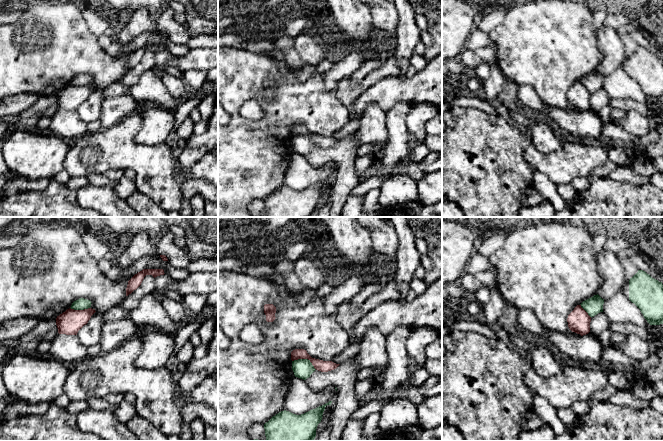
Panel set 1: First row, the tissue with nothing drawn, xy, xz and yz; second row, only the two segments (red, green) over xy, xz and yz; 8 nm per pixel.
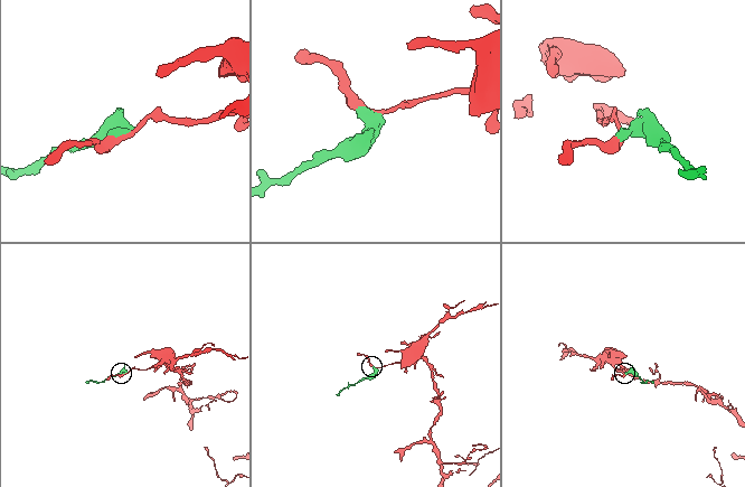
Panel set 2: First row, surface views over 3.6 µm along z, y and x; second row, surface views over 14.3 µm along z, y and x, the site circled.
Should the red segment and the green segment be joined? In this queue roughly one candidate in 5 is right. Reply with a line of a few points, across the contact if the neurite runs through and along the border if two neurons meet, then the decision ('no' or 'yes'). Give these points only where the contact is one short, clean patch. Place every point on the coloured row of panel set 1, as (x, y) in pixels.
line xz (292, 360), (307, 359), (316, 369); no

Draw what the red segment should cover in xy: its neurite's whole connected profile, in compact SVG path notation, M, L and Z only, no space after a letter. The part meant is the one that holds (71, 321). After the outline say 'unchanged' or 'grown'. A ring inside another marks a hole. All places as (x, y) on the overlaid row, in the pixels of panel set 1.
M92 308L84 310L67 309L56 318L58 333L77 335L78 331L88 323L95 312L95 309Z; unchanged

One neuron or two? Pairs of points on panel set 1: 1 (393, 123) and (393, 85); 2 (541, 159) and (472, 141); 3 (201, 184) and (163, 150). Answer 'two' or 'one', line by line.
1: two
2: two
3: two

